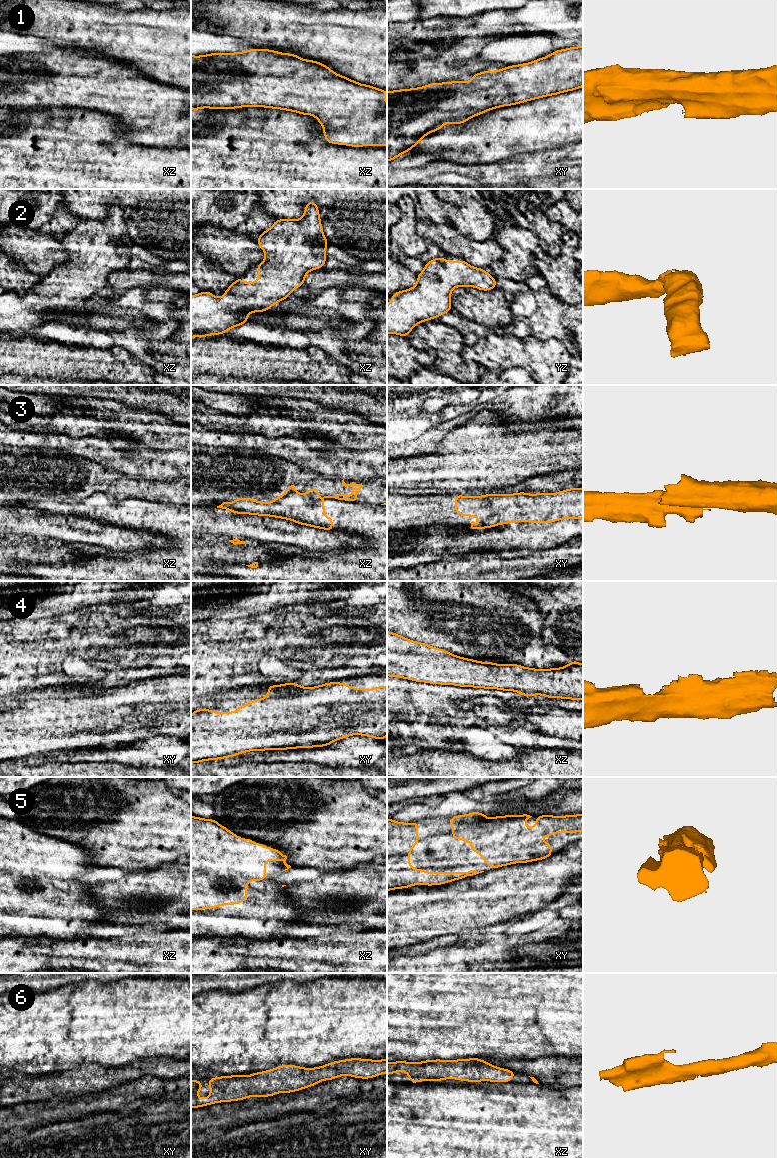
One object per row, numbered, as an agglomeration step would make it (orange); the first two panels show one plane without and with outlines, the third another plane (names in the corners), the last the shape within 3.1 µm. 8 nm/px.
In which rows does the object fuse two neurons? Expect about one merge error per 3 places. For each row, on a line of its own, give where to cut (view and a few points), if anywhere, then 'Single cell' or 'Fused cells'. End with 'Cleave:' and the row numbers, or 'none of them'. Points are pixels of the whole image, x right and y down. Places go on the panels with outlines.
1: No split. Single cell
2: No split. Single cell
3: Split along xy (483, 521), (488, 517), (496, 516), (500, 523). Fused cells
4: No split. Single cell
5: No split. Single cell
6: Split along xy (258, 1072), (269, 1088), (312, 1075), (329, 1077). Fused cells
Cleave: 3, 6

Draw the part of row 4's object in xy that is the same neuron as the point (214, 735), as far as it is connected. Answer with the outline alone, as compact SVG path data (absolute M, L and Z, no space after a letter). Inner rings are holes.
M295 682L284 683L281 685L269 685L268 694L266 697L250 701L248 704L239 706L233 712L214 712L207 708L201 708L191 713L191 764L200 763L202 761L219 760L224 758L234 757L238 754L249 751L265 751L265 750L287 750L297 748L313 748L330 746L334 741L352 736L362 735L373 737L378 740L383 740L387 736L387 686L377 686L373 689L366 690L364 688L354 688L342 682L328 682L323 685L317 685L311 688L297 685Z

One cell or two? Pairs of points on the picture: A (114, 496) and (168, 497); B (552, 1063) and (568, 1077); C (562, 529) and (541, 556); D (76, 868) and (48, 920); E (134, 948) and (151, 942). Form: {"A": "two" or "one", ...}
{"A": "one", "B": "one", "C": "two", "D": "one", "E": "one"}

